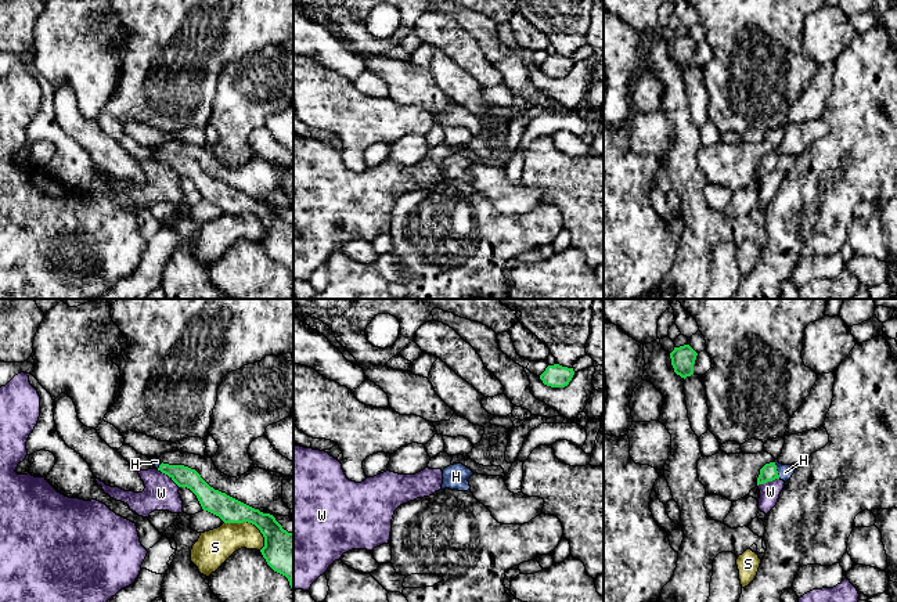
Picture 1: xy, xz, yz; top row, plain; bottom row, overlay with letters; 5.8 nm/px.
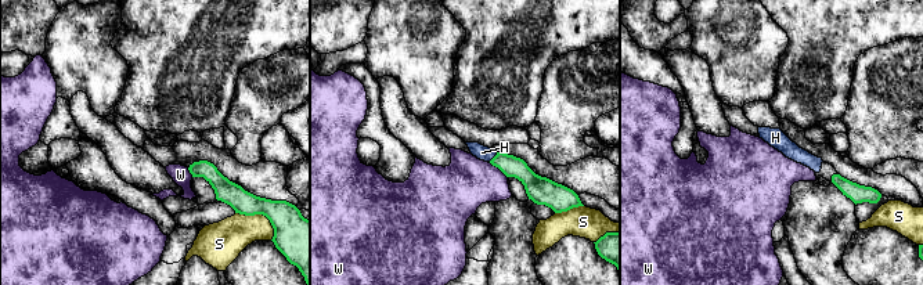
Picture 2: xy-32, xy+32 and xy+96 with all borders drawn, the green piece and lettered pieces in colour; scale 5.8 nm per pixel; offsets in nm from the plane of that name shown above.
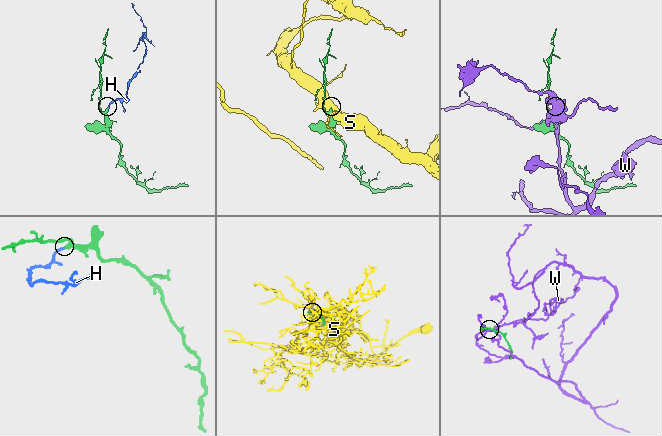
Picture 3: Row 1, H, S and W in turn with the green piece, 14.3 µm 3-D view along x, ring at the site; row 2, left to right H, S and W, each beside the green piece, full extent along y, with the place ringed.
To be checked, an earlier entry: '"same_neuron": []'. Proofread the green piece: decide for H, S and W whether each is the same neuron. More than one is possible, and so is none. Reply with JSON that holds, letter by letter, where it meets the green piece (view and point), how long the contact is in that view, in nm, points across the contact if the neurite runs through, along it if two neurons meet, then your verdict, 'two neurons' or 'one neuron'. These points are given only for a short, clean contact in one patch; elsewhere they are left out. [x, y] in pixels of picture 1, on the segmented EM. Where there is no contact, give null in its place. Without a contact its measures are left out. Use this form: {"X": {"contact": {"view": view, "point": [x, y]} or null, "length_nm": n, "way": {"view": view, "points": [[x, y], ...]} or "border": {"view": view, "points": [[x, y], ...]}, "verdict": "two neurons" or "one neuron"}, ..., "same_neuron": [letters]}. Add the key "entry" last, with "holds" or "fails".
{"H": {"contact": {"view": "yz", "point": [775, 469]}, "length_nm": 110, "way": {"view": "yz", "points": [[768, 472], [775, 469], [785, 472]]}, "verdict": "one neuron"}, "S": {"contact": {"view": "xy", "point": [249, 522]}, "length_nm": 280, "verdict": "two neurons"}, "W": {"contact": {"view": "xy", "point": [168, 475]}, "length_nm": 170, "verdict": "two neurons"}, "same_neuron": ["H"], "entry": "fails"}

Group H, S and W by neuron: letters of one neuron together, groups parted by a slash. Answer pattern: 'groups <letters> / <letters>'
groups H / S / W

